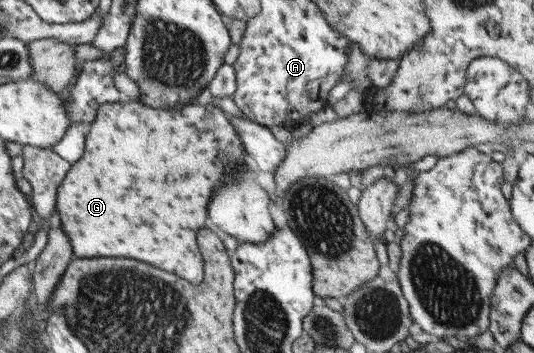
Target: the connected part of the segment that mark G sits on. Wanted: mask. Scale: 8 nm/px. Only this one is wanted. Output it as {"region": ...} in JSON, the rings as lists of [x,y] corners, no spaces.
{"region":[[[129,101],[126,103],[111,102],[101,104],[96,110],[96,116],[88,126],[85,135],[85,146],[83,146],[83,156],[70,164],[67,174],[59,182],[56,188],[54,208],[59,216],[61,227],[65,228],[73,254],[79,258],[91,258],[91,256],[121,256],[121,258],[135,258],[147,264],[153,264],[165,272],[177,274],[191,284],[199,284],[203,280],[204,262],[195,244],[195,234],[199,228],[203,228],[207,220],[207,204],[215,188],[221,184],[229,184],[235,180],[239,166],[245,164],[243,159],[243,143],[236,134],[234,127],[228,120],[229,116],[219,107],[210,103],[201,106],[195,103],[185,104],[179,109],[149,108],[139,101]]]}

